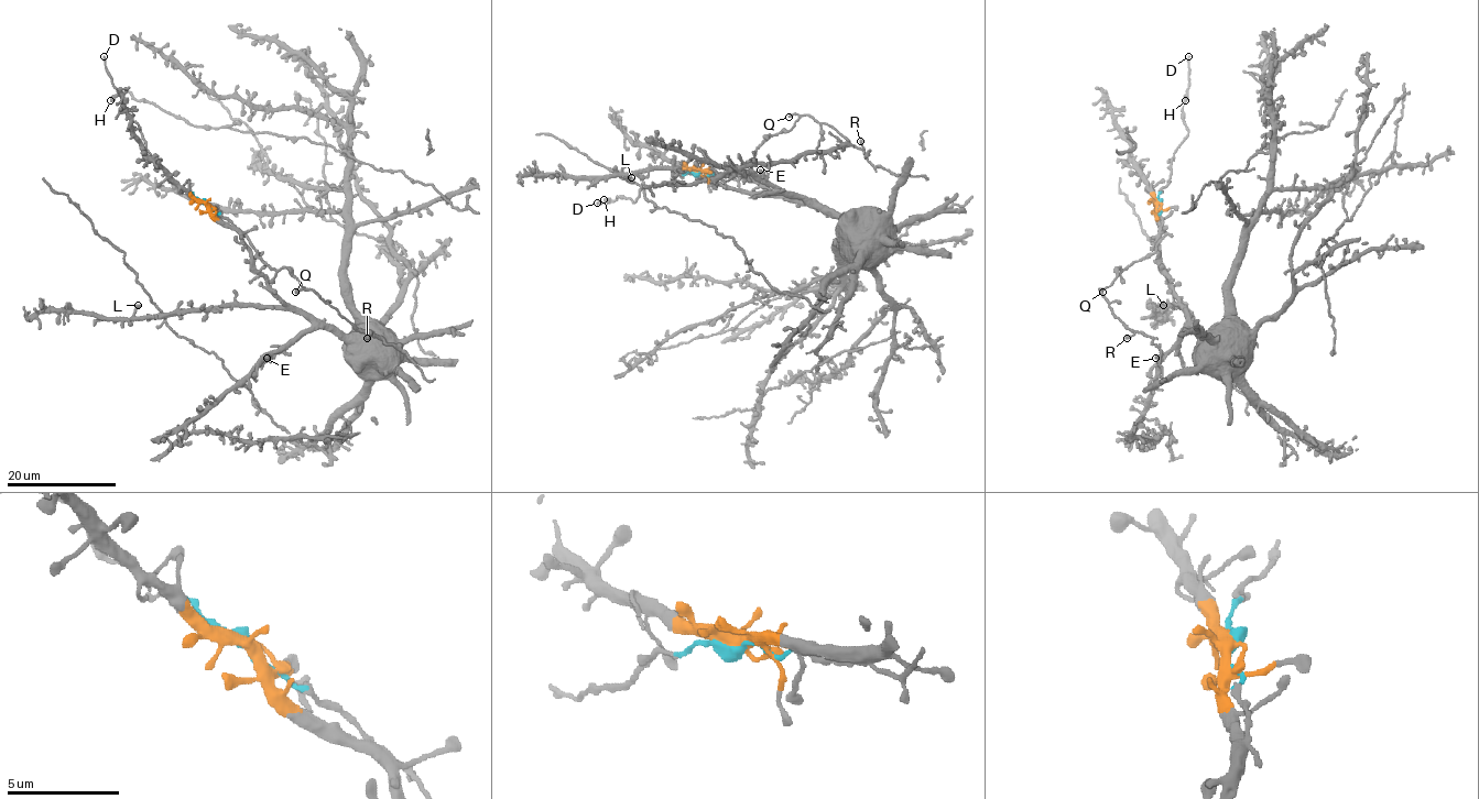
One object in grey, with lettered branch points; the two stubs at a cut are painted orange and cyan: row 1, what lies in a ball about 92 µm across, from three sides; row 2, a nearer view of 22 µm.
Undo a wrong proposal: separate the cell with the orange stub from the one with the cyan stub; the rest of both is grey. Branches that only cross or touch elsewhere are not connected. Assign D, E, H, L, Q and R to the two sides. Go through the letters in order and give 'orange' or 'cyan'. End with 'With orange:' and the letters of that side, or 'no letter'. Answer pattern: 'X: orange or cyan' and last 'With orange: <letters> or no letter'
D: cyan
E: orange
H: cyan
L: orange
Q: cyan
R: cyan
With orange: E, L

